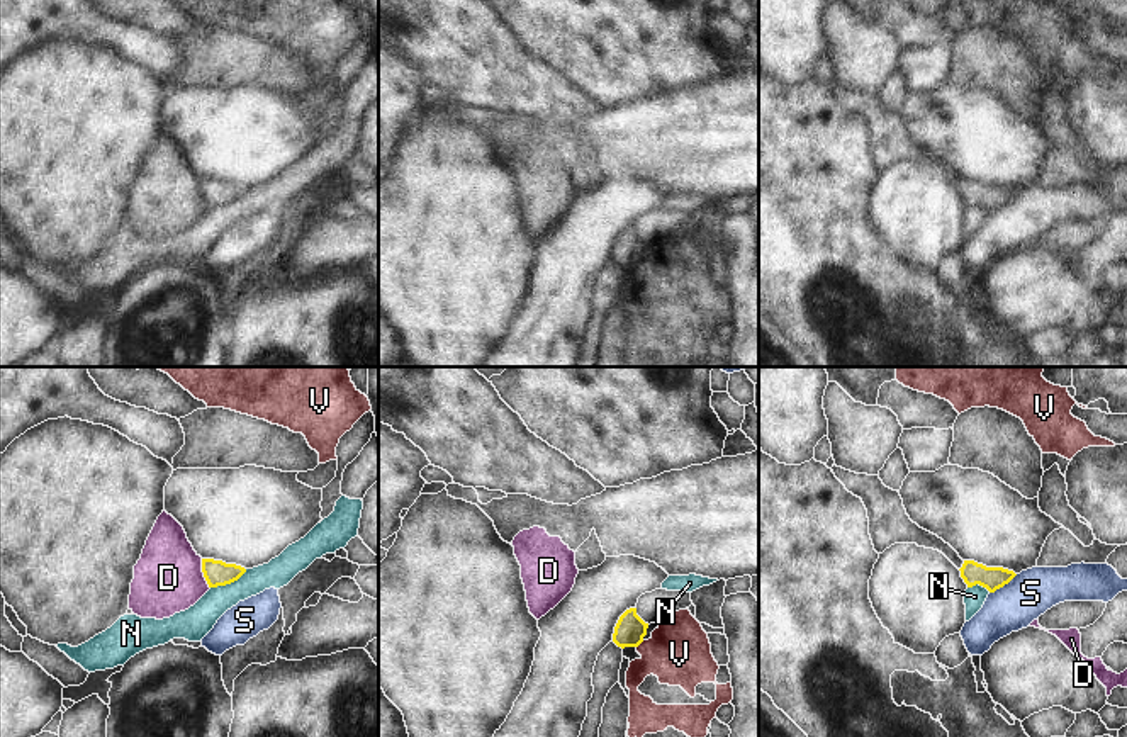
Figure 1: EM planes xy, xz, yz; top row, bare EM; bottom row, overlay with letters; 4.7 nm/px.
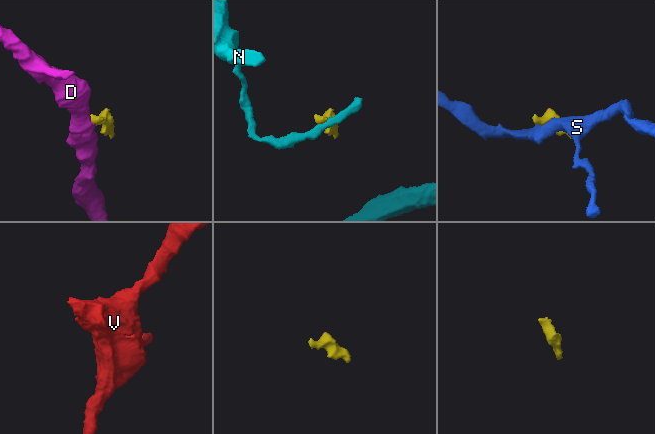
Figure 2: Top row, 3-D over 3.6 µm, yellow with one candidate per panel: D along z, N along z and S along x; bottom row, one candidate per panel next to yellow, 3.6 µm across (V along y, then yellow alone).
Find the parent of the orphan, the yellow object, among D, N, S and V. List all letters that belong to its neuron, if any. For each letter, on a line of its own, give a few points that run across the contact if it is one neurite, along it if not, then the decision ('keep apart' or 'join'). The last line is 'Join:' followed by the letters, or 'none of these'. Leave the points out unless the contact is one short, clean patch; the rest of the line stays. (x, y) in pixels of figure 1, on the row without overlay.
D: line xy (201, 179), (201, 189), (209, 208); keep apart
N: line xy (246, 189), (236, 199), (211, 208); keep apart
S: line yz (1017, 194), (990, 213); keep apart
V: line xz (644, 260), (637, 267); keep apart
Join: none of these

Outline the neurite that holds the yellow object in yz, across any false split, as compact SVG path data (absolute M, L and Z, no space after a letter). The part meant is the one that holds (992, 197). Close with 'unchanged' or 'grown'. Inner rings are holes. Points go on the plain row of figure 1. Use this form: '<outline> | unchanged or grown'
M835 83L832 90L849 112L862 119L869 138L869 155L877 173L894 163L917 163L939 170L961 190L967 207L979 204L990 212L1003 207L1017 195L1003 187L962 180L949 163L910 139L900 112L886 107L879 95L855 93Z | grown

